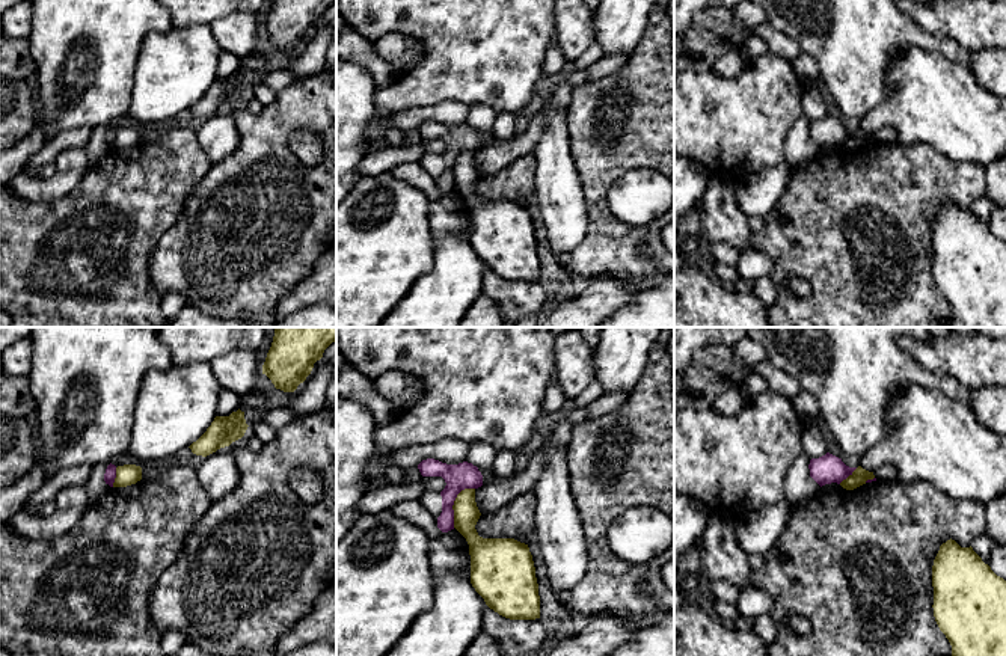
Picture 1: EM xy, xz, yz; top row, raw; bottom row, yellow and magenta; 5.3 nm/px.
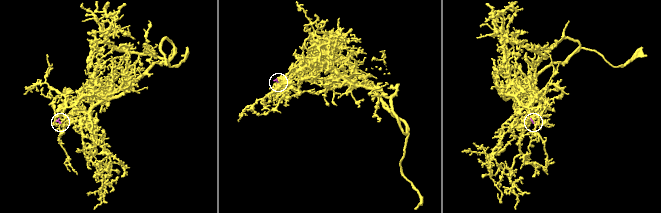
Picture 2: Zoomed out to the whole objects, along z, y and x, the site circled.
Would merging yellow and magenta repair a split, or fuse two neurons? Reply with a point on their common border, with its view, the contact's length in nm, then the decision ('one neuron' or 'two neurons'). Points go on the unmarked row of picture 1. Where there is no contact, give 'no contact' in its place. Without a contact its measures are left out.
meets yellow in xz at (454, 165); contact 240 nm long; two neurons

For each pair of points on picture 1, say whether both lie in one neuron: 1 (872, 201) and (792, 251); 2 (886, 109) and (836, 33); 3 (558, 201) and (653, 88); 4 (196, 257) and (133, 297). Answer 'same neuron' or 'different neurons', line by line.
1: same neuron
2: different neurons
3: different neurons
4: different neurons

